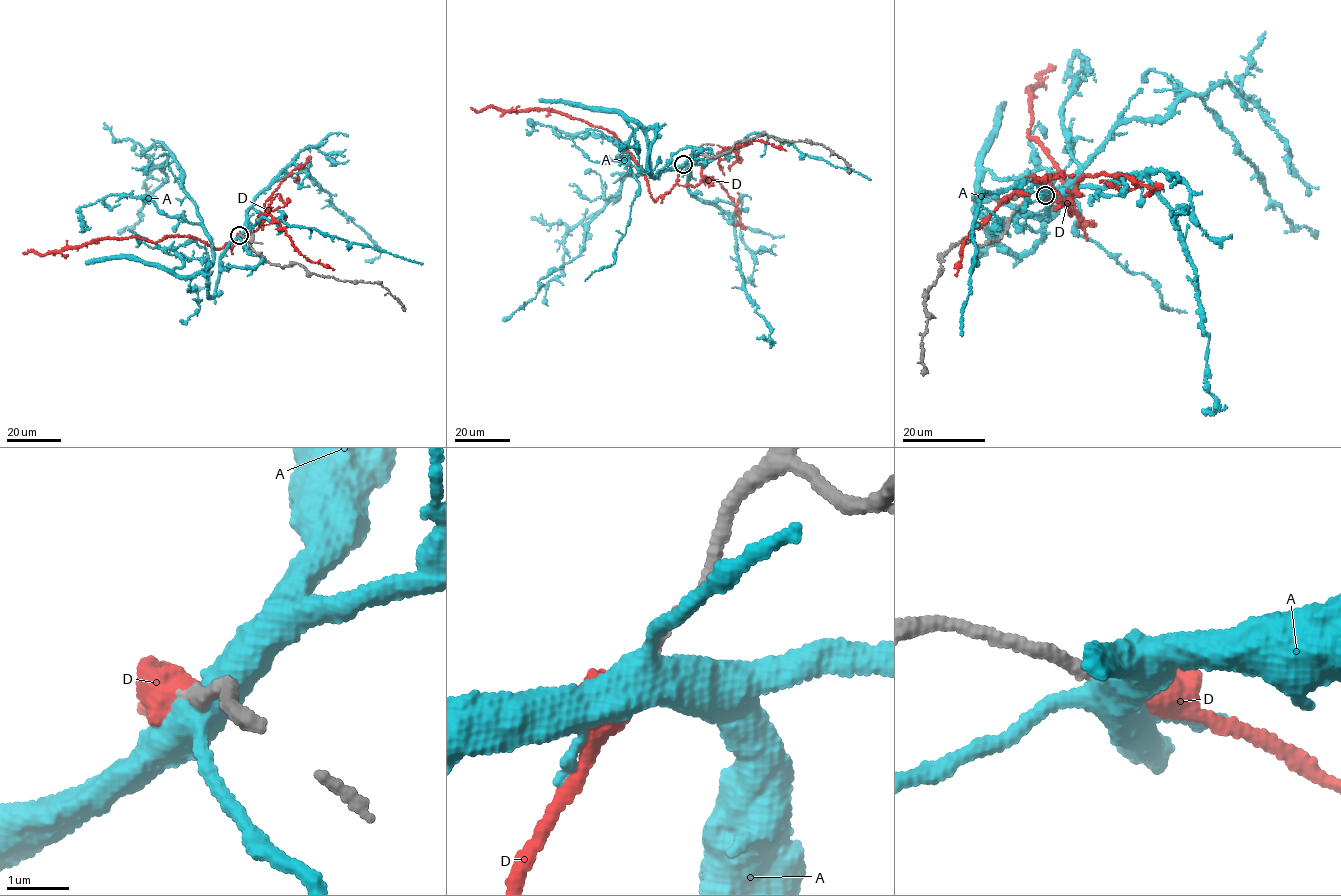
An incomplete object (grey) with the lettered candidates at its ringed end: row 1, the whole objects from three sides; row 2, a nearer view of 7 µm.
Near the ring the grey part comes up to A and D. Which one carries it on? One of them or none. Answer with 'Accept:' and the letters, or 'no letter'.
Accept: D

